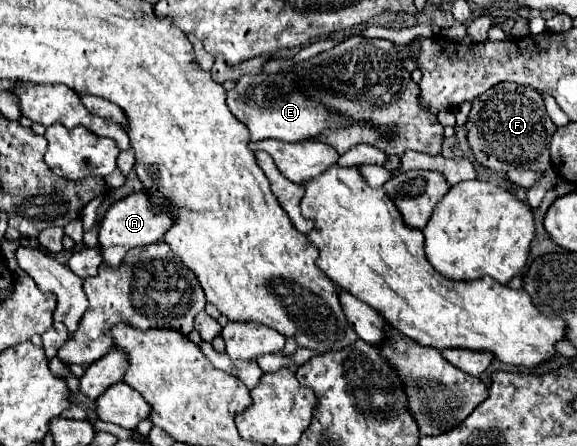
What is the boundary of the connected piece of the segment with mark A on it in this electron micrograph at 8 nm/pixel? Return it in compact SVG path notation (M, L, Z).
M137 192L129 194L127 198L115 202L103 216L101 220L101 230L99 230L99 246L103 252L103 260L109 262L111 266L119 266L127 250L135 246L149 246L153 242L163 240L165 232L173 226L175 216L171 216L163 206L153 206L151 196L147 192Z

